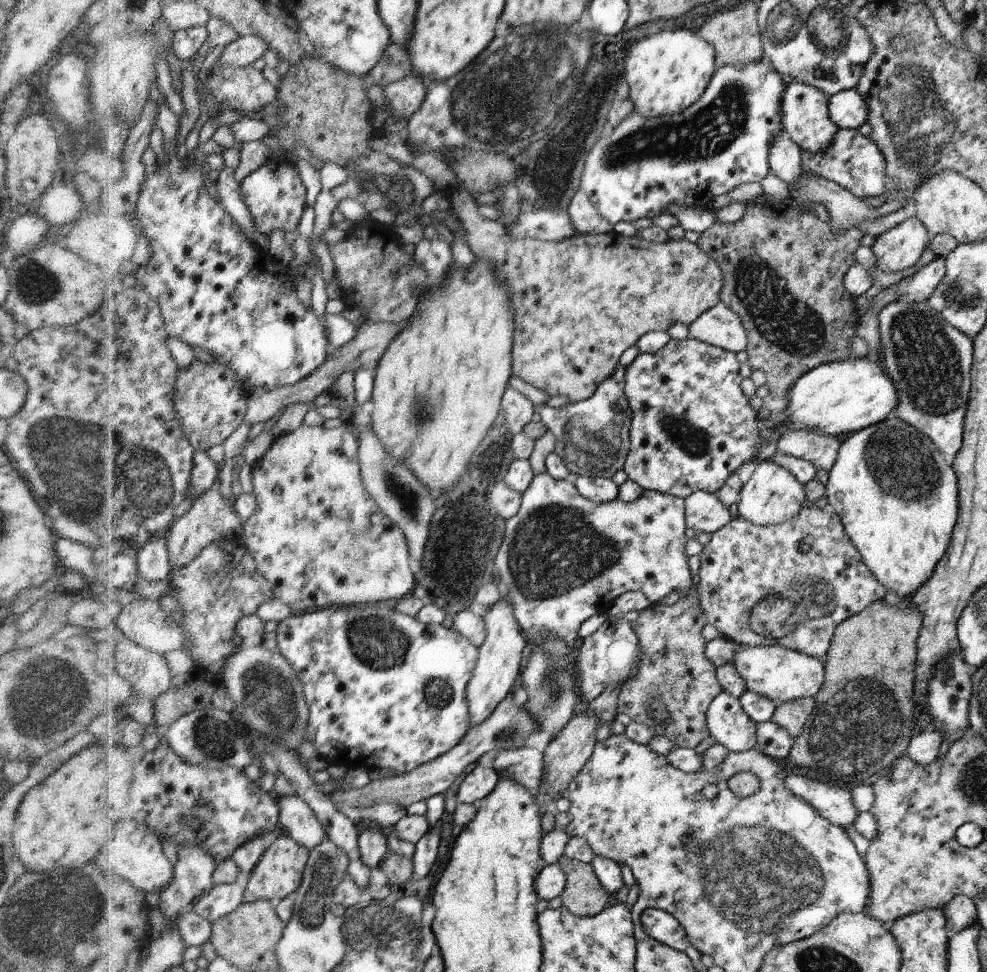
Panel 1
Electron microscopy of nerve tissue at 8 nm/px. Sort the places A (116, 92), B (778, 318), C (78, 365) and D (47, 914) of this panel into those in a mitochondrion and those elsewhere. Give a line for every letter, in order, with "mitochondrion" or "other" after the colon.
A: other
B: mitochondrion
C: other
D: mitochondrion

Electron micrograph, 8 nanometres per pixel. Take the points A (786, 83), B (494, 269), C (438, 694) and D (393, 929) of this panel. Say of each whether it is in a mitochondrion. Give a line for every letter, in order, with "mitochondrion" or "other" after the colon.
A: other
B: other
C: mitochondrion
D: mitochondrion

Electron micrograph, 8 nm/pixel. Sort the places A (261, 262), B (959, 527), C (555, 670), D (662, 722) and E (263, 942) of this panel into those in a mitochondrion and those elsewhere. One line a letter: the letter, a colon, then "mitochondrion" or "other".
A: other
B: other
C: mitochondrion
D: other
E: other

